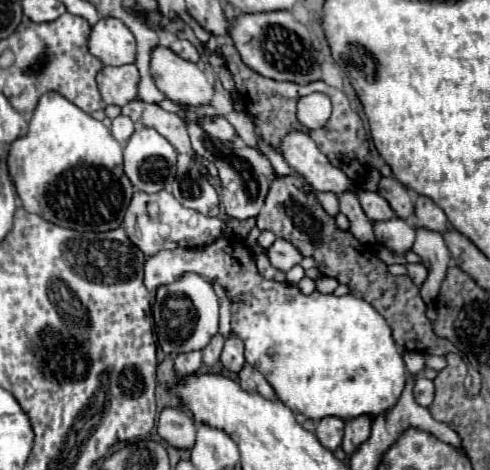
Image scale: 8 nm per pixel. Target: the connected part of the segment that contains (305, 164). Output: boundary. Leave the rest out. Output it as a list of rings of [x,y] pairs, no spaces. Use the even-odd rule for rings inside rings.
[[[291,131],[281,139],[281,155],[315,191],[333,191],[339,195],[353,189],[353,181],[341,169],[333,167],[303,131]]]

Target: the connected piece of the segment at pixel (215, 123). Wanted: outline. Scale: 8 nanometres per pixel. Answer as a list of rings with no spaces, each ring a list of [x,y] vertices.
[[[201,117],[201,119],[197,119],[197,125],[205,133],[209,133],[209,135],[221,139],[221,141],[229,141],[231,143],[233,137],[235,137],[235,129],[231,127],[231,123],[225,117],[213,117],[213,119]]]

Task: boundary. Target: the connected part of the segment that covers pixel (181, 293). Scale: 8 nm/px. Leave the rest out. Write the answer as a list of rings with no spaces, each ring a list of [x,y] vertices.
[[[185,273],[179,281],[159,287],[153,305],[153,319],[159,345],[167,355],[205,349],[211,337],[219,331],[219,301],[213,285],[195,273]]]

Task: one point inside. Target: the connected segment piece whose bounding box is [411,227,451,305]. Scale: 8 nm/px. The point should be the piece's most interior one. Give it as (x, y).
(429, 245)

